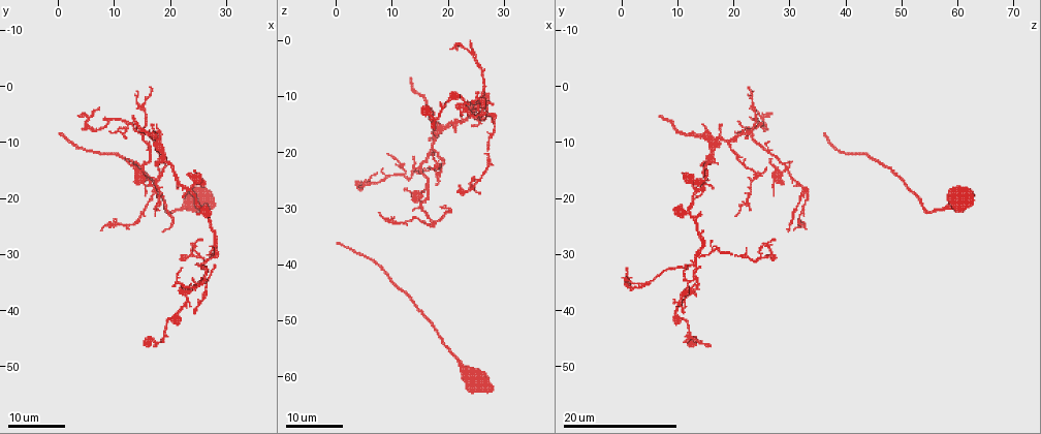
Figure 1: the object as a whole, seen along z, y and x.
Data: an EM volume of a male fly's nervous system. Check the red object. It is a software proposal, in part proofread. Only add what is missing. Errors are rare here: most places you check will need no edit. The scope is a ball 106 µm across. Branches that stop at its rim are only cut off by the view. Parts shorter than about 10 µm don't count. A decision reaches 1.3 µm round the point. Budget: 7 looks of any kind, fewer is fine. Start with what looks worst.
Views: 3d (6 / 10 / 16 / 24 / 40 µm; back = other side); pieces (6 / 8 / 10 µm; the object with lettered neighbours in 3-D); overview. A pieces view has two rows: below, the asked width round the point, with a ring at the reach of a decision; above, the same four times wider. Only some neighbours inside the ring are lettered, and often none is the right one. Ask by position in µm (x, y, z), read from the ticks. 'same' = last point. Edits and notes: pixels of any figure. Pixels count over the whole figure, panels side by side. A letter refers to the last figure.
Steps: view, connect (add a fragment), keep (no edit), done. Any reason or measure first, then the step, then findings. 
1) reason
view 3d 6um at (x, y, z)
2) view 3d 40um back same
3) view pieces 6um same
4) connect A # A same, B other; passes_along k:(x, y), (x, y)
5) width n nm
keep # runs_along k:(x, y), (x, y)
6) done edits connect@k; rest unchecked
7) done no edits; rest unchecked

an open end
view 3d 16um at (17.0, 46.5, 15.5)

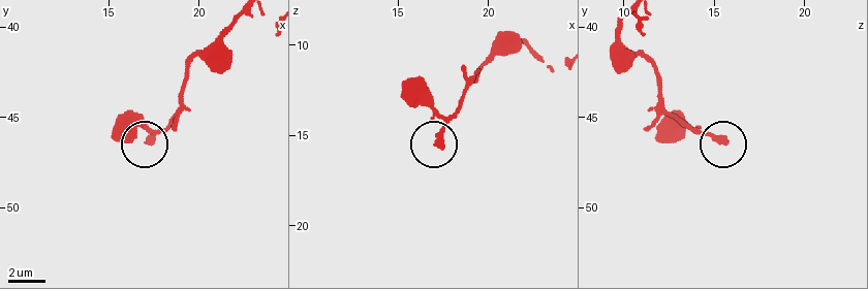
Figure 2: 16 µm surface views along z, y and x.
what lies round it
view pieces 8um at (17.3, 46.5, 15.6)

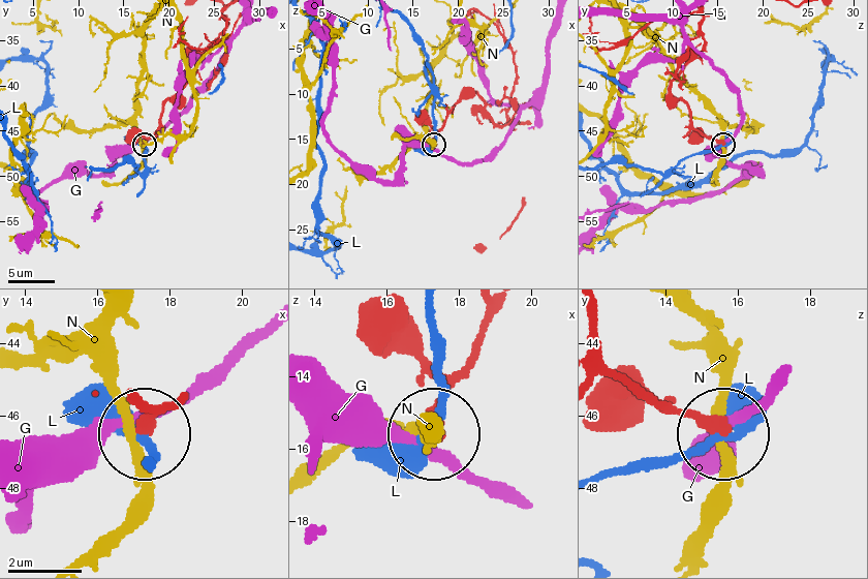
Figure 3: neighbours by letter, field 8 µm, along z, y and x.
width 310 nm
keep # G other, L other, N other; runs_along 3:(702, 22), (704, 47), (671, 91), (693, 125), (722, 143); none of them fits

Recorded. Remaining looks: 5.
an open end
view 3d 16um at (17.5, 13.5, 14.0)

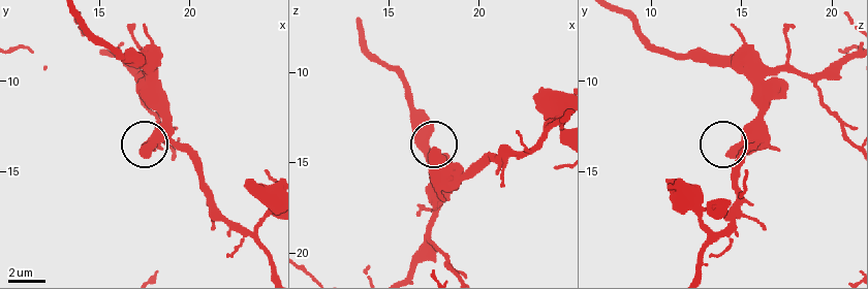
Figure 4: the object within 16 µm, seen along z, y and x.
view pieces 8um at (17.5, 14.0, 14.3)

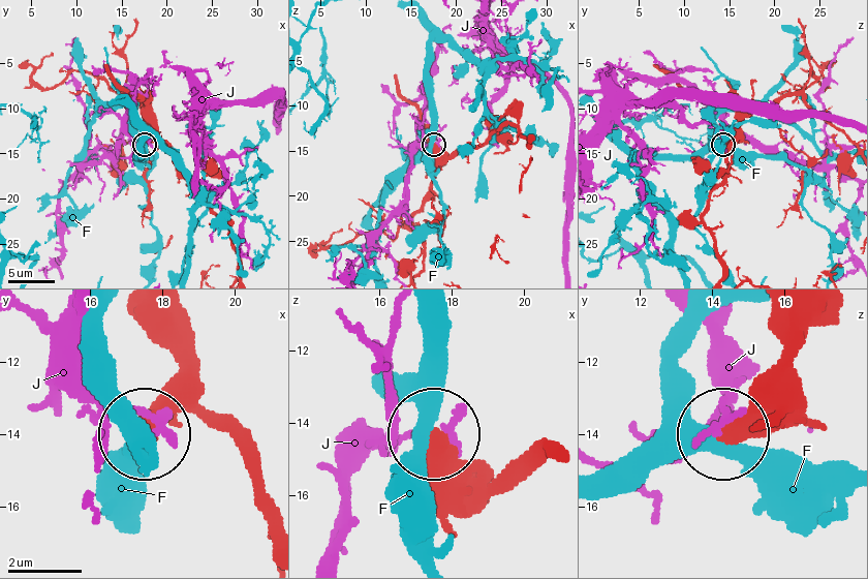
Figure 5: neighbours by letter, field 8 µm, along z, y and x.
keep # F other, J other; none of them fits

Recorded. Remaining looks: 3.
free end
view 3d 24um at (26.5, 21.5, 9.5)

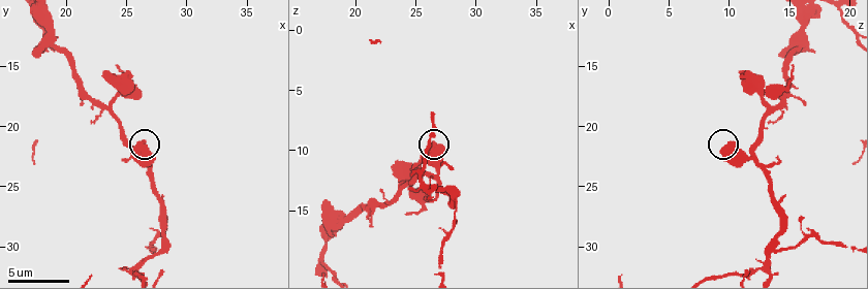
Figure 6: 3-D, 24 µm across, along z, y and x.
what lies round it
view pieces 6um at (26.4, 22.2, 9.2)

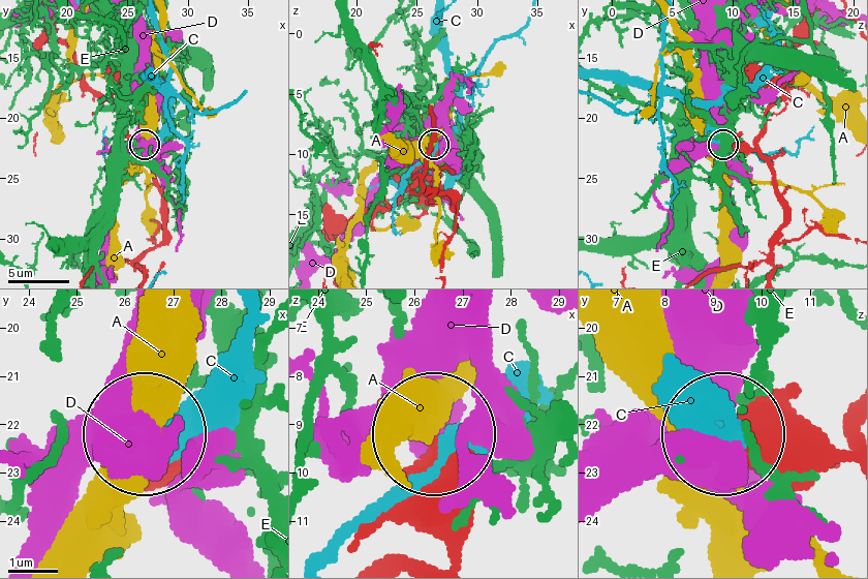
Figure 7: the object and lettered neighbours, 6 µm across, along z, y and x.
keep # A other, C other, D other, E other; none of them fits

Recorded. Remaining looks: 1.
done no edits; rest unchecked

